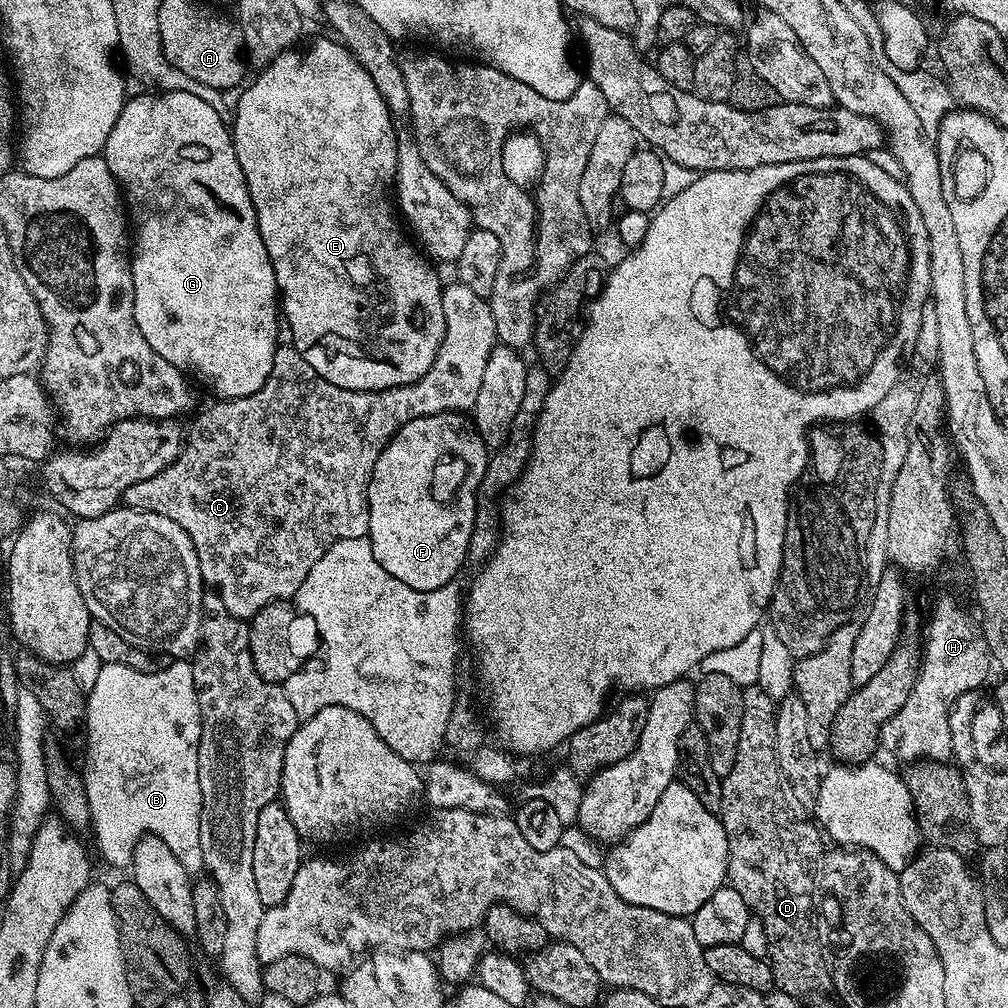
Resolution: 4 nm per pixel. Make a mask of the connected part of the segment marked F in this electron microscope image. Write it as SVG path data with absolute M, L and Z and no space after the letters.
M443 412L442 414L430 414L426 418L414 418L403 424L394 434L394 438L390 438L390 442L382 450L382 454L378 454L378 462L374 462L374 470L368 487L370 522L368 523L367 537L372 544L374 558L378 558L378 566L382 566L382 570L386 570L386 574L398 578L398 582L406 582L406 586L410 586L410 590L418 590L419 592L449 587L448 583L455 578L456 571L460 567L465 567L468 558L468 543L470 542L470 534L474 530L476 495L478 494L478 486L486 474L489 455L489 448L476 432L473 421L467 415L458 412Z

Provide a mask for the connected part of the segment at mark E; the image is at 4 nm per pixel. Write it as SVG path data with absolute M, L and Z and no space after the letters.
M320 36L309 44L293 46L287 52L278 54L269 64L263 65L257 71L260 73L257 74L256 81L241 94L240 101L234 104L230 131L238 166L242 166L242 174L250 190L250 202L254 202L258 234L262 234L262 242L266 242L266 254L274 266L282 320L283 323L284 320L288 323L288 332L292 335L291 347L296 348L298 354L302 354L302 358L314 366L316 373L326 378L326 382L334 382L334 386L342 386L342 390L377 392L418 382L418 378L430 370L446 334L446 314L442 312L440 273L410 239L394 203L394 181L398 166L398 135L396 136L396 128L392 125L394 113L382 98L378 86L374 86L374 78L370 78L367 70L352 57L352 53L339 39L331 39Z

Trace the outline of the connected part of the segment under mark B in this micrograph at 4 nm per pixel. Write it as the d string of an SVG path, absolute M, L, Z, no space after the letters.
M176 658L156 672L139 672L130 666L100 664L92 689L87 689L83 730L88 731L88 769L83 769L84 789L92 815L91 831L96 831L100 852L112 868L127 869L134 846L143 836L157 836L174 850L190 874L204 872L200 815L202 790L198 786L198 742L202 734L200 707L191 663Z

